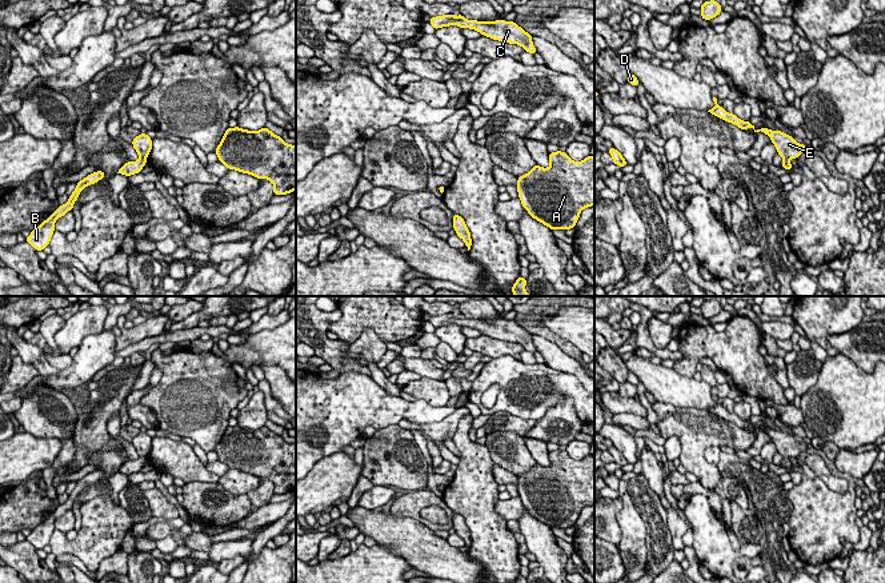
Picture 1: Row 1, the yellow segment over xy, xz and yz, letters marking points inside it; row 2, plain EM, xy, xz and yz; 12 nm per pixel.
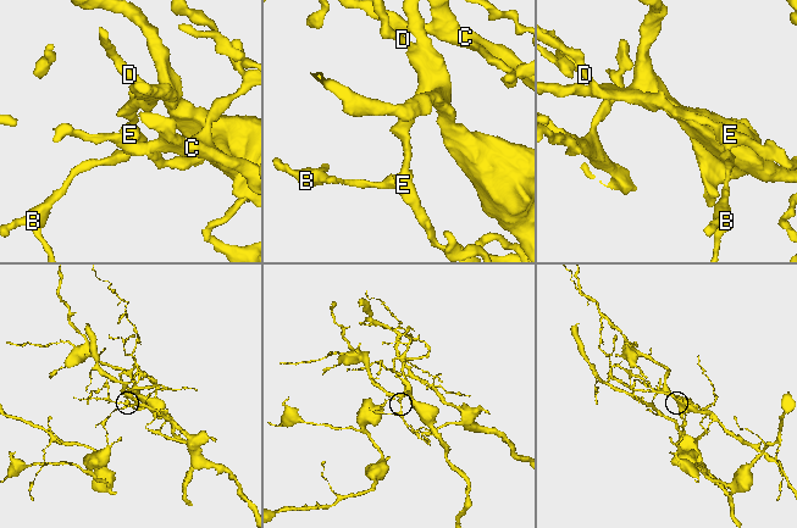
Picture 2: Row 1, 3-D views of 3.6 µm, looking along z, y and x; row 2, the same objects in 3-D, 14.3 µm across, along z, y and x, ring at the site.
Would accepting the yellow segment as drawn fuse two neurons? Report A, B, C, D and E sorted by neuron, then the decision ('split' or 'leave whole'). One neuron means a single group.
groups A C D E / B; split

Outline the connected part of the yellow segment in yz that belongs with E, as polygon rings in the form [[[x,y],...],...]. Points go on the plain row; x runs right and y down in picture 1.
[[[765,426],[754,428],[754,431],[762,431],[768,434],[774,443],[777,452],[784,458],[797,458],[802,451],[808,448],[805,443],[797,442],[792,435],[781,430],[772,430]]]

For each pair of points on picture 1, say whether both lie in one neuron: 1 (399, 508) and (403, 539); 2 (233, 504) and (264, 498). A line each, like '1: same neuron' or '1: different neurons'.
1: different neurons
2: different neurons

